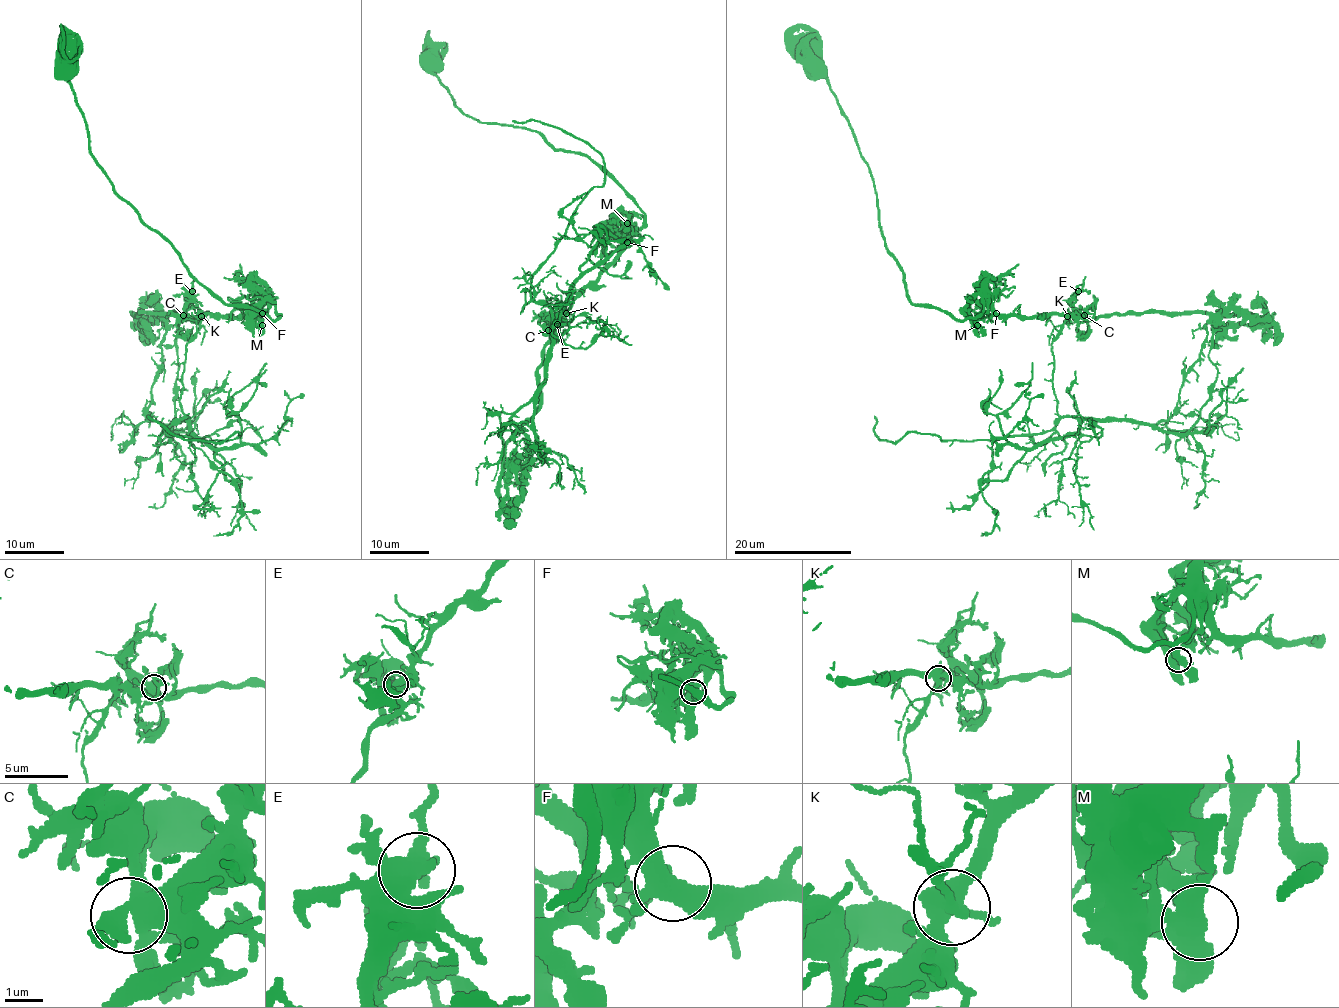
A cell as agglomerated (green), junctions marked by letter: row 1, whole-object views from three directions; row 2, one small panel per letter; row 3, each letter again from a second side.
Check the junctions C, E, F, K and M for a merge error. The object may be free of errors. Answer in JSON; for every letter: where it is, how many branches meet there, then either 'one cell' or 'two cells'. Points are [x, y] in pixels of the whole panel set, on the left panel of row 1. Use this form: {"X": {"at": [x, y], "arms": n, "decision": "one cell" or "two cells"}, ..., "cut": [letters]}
{"C": {"at": [183, 315], "arms": 5, "decision": "one cell"}, "E": {"at": [192, 291], "arms": 5, "decision": "one cell"}, "F": {"at": [262, 313], "arms": 5, "decision": "one cell"}, "K": {"at": [201, 316], "arms": 5, "decision": "two cells"}, "M": {"at": [262, 325], "arms": 5, "decision": "one cell"}, "cut": ["K"]}

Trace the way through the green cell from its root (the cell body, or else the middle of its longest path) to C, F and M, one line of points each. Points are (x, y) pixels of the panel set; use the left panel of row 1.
C: (68, 66), (90, 153), (112, 188), (225, 303), (278, 318), (273, 305), (258, 315), (183, 315)
F: (68, 66), (90, 153), (112, 188), (225, 303), (278, 318), (273, 305), (262, 313)
M: (68, 66), (90, 153), (112, 188), (225, 303), (277, 319), (273, 305), (258, 313), (262, 325)

